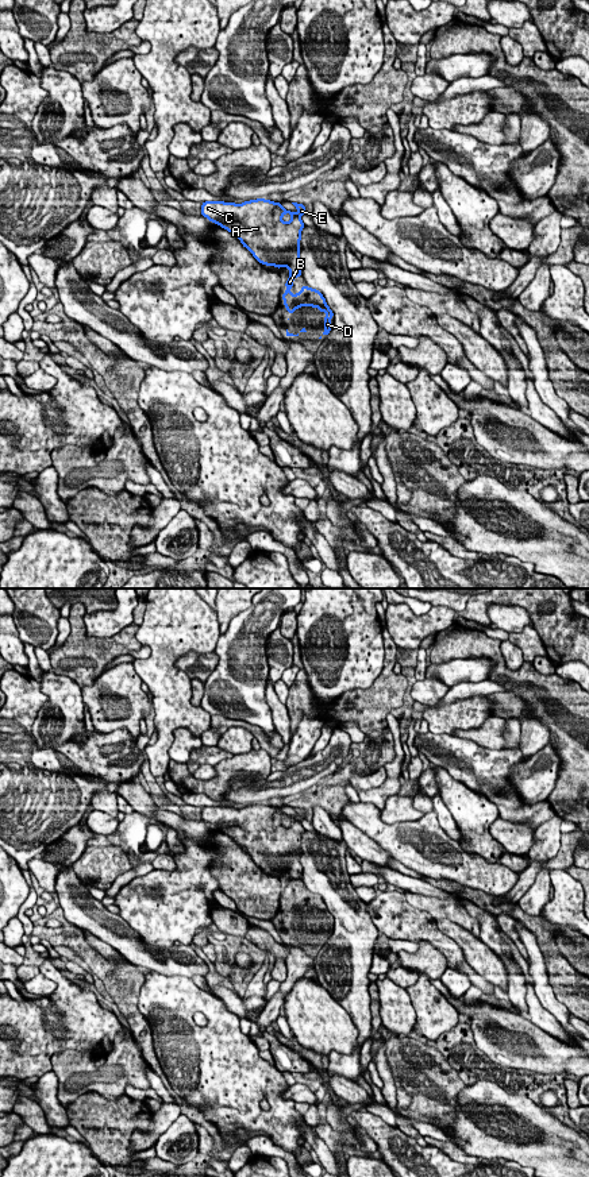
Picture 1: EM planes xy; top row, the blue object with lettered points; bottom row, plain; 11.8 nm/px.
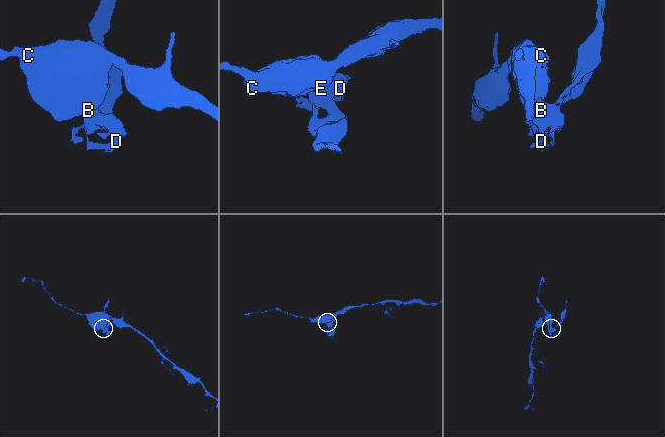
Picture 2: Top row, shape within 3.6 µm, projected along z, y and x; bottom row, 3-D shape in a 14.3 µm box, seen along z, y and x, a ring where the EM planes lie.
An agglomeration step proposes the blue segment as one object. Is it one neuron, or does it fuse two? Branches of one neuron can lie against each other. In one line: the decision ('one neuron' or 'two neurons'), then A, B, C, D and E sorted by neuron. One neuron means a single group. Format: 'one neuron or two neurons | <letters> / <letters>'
two neurons | A C E / B D

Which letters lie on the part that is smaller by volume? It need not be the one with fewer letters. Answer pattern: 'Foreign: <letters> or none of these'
Foreign: B, D

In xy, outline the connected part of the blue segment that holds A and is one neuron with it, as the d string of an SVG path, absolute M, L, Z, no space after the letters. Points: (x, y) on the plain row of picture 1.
M265 803L242 809L204 806L201 819L238 842L261 869L285 871L290 879L301 879L300 845L305 829L300 821L305 819L305 810L292 809L297 819Z

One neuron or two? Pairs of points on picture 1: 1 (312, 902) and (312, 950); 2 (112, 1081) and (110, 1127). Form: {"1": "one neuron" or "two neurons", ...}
{"1": "one neuron", "2": "two neurons"}

